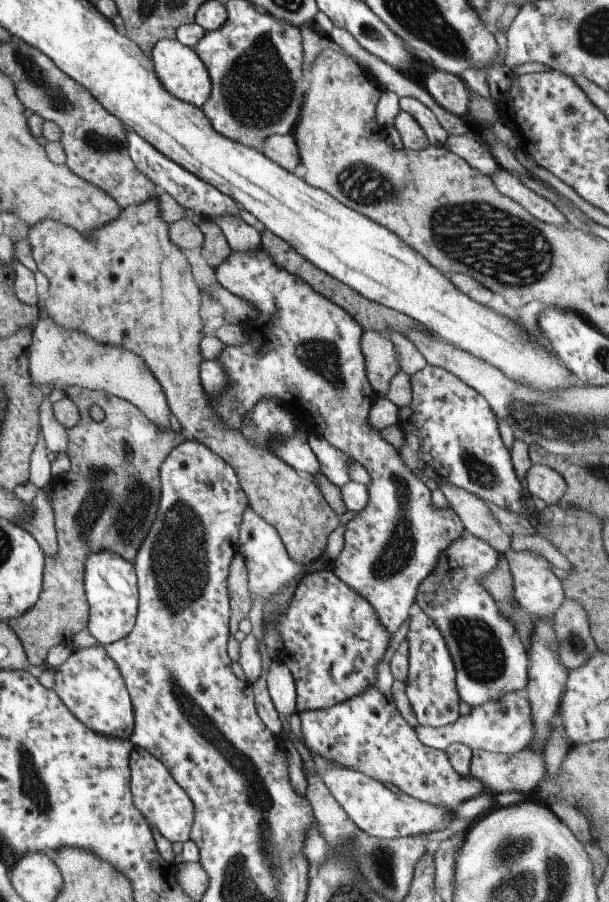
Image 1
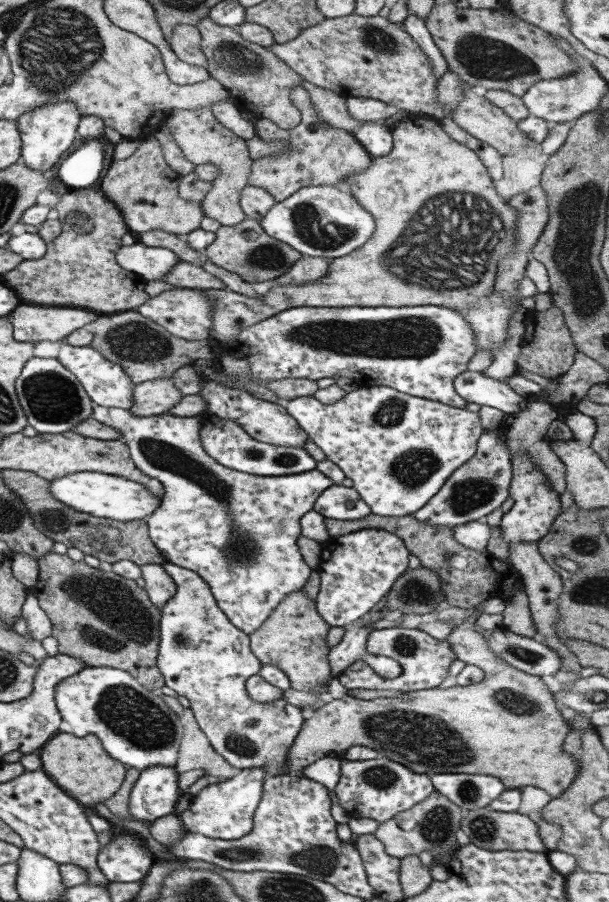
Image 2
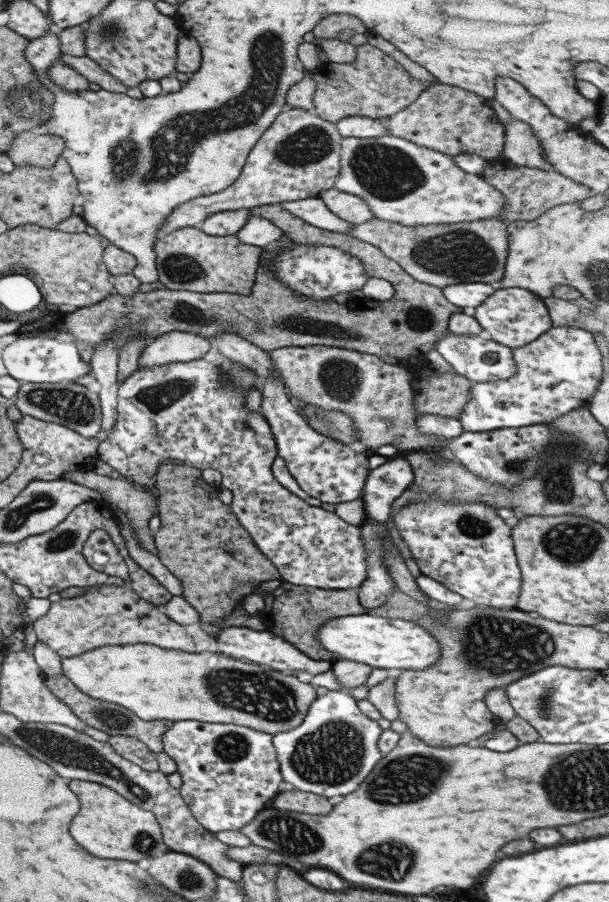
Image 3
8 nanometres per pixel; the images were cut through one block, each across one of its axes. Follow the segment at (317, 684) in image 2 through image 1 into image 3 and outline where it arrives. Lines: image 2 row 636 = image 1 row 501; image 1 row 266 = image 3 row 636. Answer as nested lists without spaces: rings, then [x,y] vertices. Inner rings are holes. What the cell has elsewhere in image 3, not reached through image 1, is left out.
[[[130,584],[88,586],[80,595],[49,603],[48,611],[30,623],[35,639],[44,642],[55,654],[69,658],[102,646],[135,643],[160,646],[167,650],[192,652],[193,641],[183,625],[166,617],[156,605],[138,597]]]

